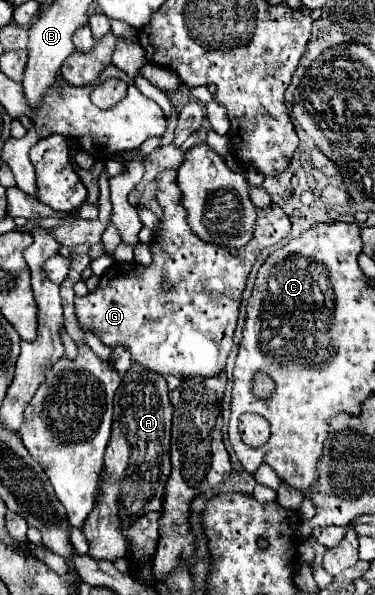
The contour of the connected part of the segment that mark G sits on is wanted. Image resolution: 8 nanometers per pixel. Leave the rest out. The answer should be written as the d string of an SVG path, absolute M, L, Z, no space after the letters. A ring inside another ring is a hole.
M166 170L158 176L158 204L164 210L164 218L150 246L154 262L150 266L136 266L134 262L110 266L92 294L76 298L76 318L84 332L92 332L108 348L126 346L136 364L160 376L216 376L224 370L232 348L248 272L264 248L286 238L290 218L276 204L268 210L258 210L254 238L238 254L238 250L216 248L192 236L180 206L176 170ZM162 280L172 284L170 292L160 288Z

